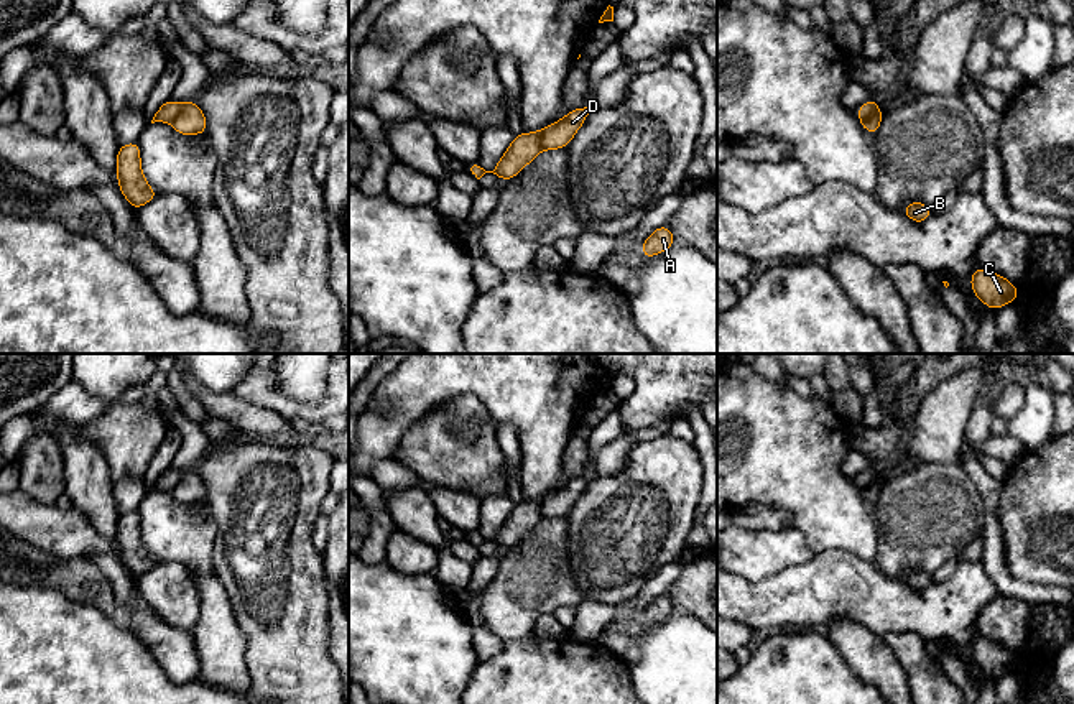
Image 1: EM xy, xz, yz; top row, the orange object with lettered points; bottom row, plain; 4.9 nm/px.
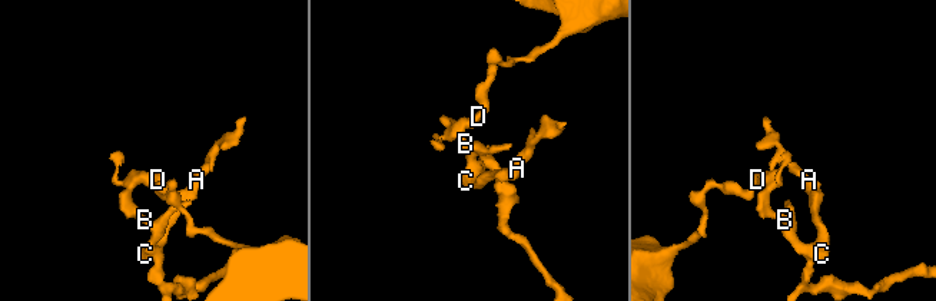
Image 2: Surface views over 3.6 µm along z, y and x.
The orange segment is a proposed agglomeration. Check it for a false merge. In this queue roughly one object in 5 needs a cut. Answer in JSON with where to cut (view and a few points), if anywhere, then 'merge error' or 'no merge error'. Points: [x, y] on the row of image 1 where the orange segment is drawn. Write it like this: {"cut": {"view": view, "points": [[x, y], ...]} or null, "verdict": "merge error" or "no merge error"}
{"cut": {"view": "yz", "points": [[882, 115], [870, 114], [861, 119]]}, "verdict": "merge error"}

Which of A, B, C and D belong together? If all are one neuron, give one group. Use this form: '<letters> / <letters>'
A B C / D

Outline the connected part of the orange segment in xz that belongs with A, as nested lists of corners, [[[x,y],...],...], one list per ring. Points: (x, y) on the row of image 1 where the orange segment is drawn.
[[[666,225],[658,227],[648,239],[645,239],[645,243],[641,245],[643,257],[650,258],[666,252],[674,240],[673,232]]]

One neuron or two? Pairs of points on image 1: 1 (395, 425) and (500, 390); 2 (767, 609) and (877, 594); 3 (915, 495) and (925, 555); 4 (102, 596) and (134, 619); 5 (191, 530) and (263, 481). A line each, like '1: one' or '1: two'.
1: one
2: one
3: one
4: two
5: two

